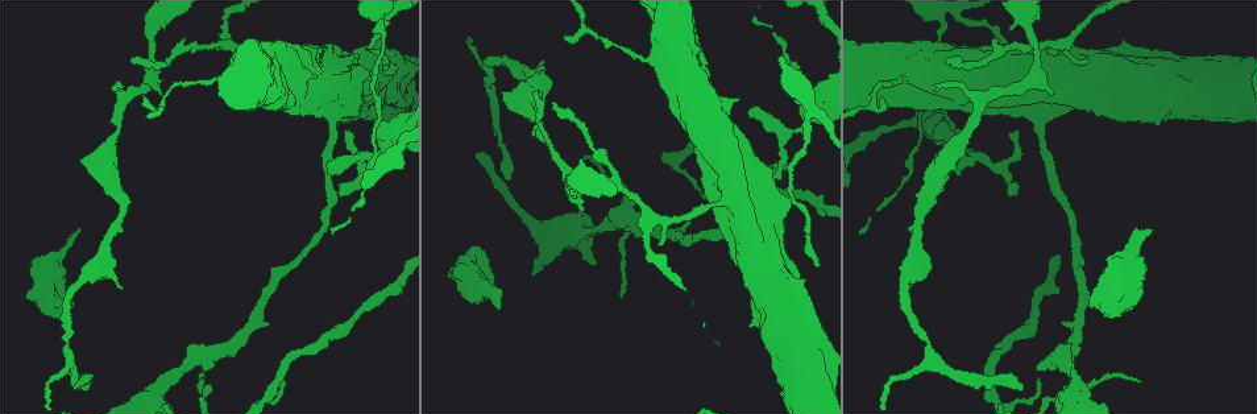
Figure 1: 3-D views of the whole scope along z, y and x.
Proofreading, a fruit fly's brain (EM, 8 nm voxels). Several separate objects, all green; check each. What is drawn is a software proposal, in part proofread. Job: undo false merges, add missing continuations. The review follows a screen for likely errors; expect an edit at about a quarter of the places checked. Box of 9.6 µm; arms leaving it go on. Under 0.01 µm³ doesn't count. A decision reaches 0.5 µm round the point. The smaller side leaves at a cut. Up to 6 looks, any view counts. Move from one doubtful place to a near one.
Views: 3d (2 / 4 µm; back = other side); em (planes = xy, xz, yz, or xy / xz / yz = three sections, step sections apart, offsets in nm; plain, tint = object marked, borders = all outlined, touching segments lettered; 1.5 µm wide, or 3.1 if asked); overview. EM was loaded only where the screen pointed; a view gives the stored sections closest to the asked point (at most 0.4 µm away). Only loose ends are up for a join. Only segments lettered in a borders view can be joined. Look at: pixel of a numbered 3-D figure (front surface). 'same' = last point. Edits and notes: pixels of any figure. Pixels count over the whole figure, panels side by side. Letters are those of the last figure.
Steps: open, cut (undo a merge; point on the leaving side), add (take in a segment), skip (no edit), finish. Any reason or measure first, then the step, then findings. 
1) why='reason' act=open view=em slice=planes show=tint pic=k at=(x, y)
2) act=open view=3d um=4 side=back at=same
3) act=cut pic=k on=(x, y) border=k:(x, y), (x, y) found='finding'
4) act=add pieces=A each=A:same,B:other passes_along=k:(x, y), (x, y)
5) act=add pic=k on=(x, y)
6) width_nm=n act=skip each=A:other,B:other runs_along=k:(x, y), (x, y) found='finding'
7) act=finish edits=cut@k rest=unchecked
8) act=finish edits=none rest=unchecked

why='a narrow waist' act=open view=3d um=2 pic=1 at=(708, 203)

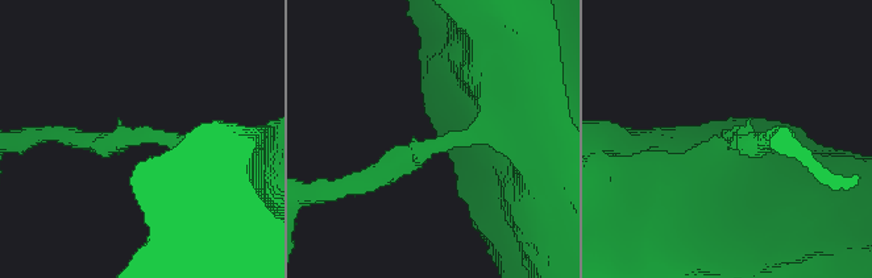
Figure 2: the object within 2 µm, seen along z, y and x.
act=open view=em slice=xy step=4 show=borders pic=2 at=(442, 138)

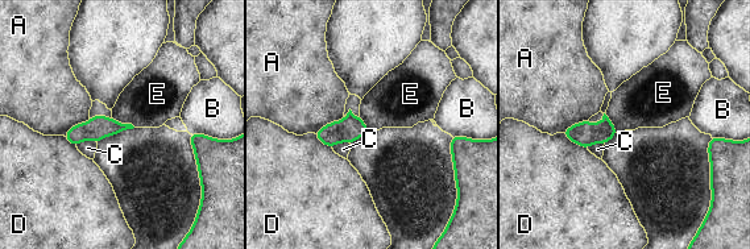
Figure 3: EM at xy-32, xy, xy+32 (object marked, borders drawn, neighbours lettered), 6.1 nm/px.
act=skip each=A:other,B:other,C:other,D:other,E:other found='continuous, no second neuron'

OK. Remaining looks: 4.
why='stops while still wide' act=open view=3d um=2 pic=1 at=(205, 370)

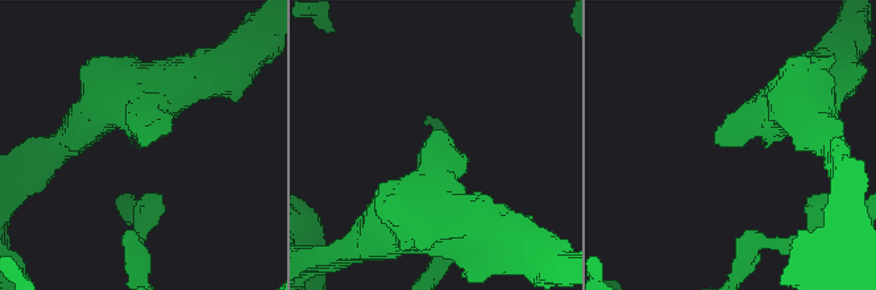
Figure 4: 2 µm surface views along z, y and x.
act=open view=em slice=planes show=plain pic=4 at=(431, 134)

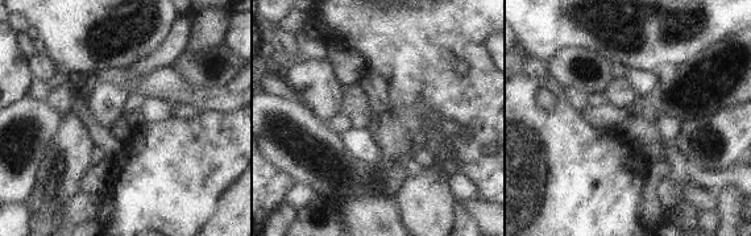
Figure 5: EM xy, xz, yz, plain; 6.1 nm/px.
why='see the neighbours' act=open view=em slice=planes show=borders at=same

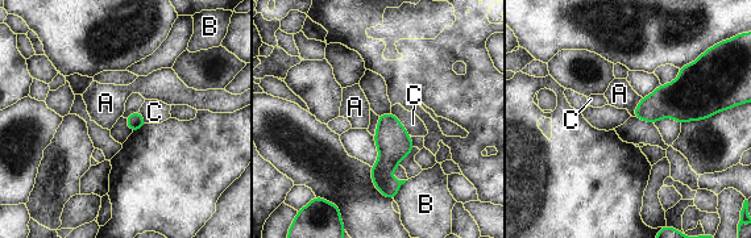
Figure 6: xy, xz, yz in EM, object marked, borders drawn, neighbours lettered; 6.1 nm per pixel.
longest_contact=C:190nm act=skip each=A:other,B:other,C:other border=6:(642, 97), (631, 116) found='none of them fits'

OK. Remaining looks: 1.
why='free end' act=open view=em slice=planes show=borders pic=1 at=(1009, 192)

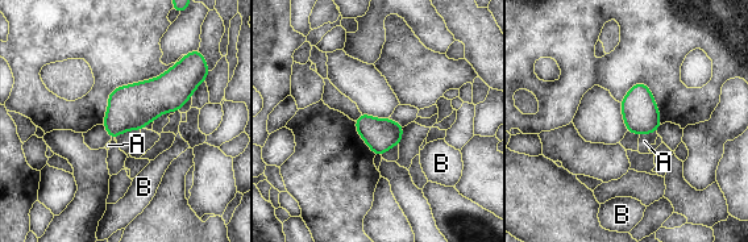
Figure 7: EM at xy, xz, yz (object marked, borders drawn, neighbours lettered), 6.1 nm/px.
width_nm=200 act=skip each=A:other,B:other border=7:(656, 130), (640, 136) found='no lettered segment goes on from it'

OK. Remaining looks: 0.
act=finish edits=none rest=unchecked

